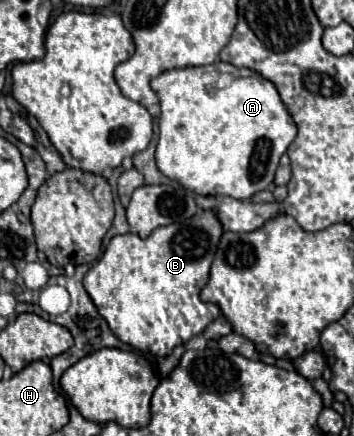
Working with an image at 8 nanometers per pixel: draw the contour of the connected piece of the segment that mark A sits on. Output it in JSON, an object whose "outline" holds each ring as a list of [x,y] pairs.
{"outline":[[[215,62],[209,66],[167,70],[151,80],[151,88],[157,92],[161,104],[157,166],[167,178],[201,196],[231,196],[237,200],[247,200],[273,182],[279,158],[295,140],[297,126],[271,80],[249,68]]]}

